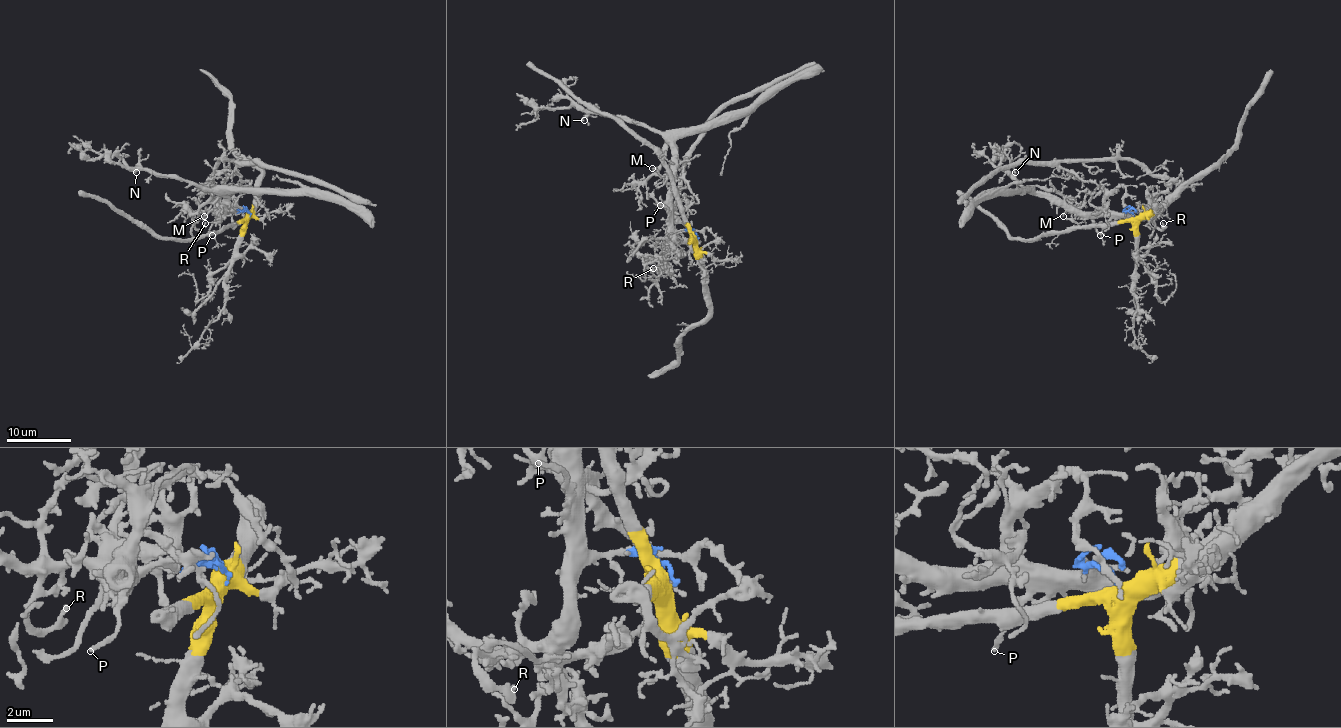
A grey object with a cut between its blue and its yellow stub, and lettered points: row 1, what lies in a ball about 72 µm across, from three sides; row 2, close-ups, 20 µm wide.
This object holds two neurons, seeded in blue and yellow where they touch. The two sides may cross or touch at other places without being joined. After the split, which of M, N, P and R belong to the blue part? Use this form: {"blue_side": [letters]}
{"blue_side": ["M", "N", "P", "R"]}

